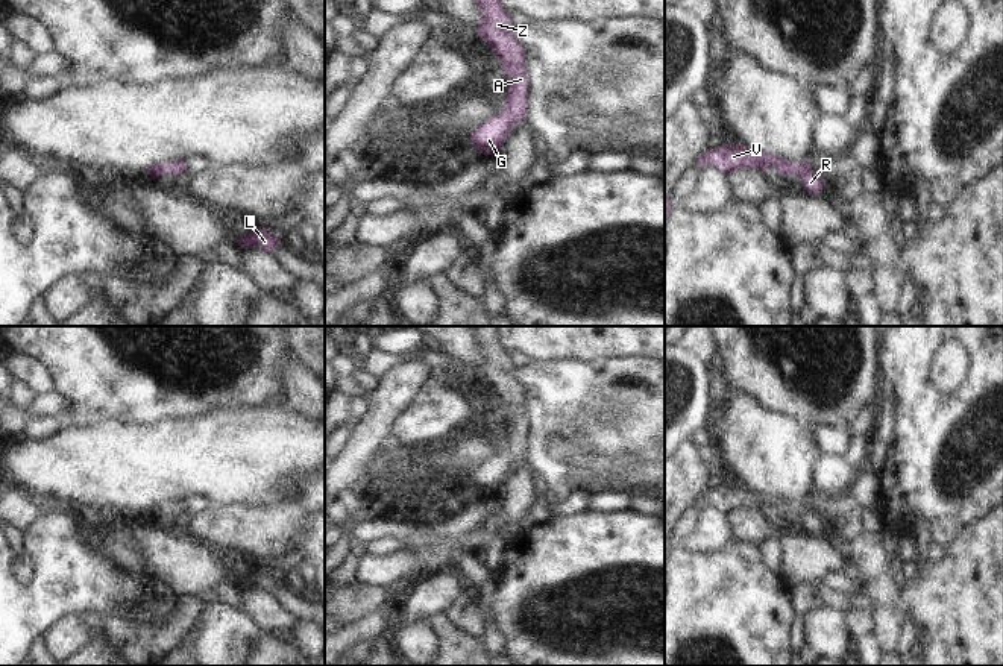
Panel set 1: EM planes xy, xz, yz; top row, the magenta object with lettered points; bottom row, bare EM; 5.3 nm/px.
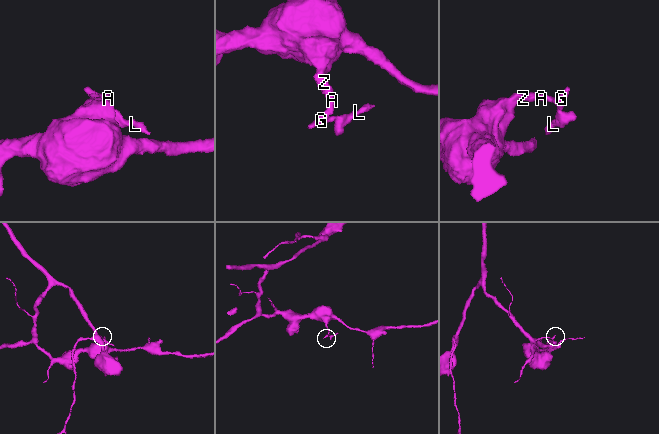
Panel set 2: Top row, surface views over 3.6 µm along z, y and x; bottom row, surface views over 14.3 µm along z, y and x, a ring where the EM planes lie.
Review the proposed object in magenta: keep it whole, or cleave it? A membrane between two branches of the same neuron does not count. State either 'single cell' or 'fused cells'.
single cell

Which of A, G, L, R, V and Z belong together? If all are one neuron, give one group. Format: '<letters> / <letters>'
A G L R V Z

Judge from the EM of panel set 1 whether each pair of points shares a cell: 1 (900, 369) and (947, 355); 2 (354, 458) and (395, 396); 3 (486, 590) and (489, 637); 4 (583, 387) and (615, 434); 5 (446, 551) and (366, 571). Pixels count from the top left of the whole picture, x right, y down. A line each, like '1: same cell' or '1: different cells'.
1: different cells
2: same cell
3: same cell
4: different cells
5: same cell

